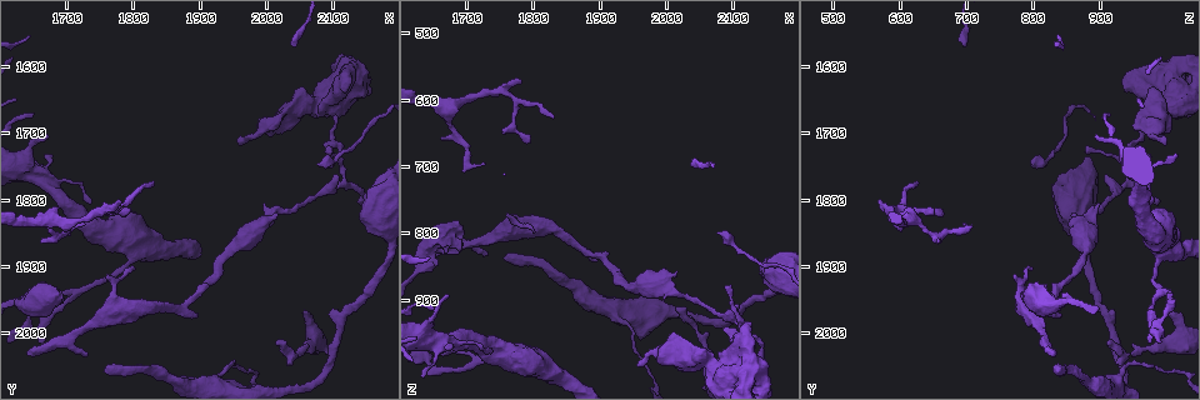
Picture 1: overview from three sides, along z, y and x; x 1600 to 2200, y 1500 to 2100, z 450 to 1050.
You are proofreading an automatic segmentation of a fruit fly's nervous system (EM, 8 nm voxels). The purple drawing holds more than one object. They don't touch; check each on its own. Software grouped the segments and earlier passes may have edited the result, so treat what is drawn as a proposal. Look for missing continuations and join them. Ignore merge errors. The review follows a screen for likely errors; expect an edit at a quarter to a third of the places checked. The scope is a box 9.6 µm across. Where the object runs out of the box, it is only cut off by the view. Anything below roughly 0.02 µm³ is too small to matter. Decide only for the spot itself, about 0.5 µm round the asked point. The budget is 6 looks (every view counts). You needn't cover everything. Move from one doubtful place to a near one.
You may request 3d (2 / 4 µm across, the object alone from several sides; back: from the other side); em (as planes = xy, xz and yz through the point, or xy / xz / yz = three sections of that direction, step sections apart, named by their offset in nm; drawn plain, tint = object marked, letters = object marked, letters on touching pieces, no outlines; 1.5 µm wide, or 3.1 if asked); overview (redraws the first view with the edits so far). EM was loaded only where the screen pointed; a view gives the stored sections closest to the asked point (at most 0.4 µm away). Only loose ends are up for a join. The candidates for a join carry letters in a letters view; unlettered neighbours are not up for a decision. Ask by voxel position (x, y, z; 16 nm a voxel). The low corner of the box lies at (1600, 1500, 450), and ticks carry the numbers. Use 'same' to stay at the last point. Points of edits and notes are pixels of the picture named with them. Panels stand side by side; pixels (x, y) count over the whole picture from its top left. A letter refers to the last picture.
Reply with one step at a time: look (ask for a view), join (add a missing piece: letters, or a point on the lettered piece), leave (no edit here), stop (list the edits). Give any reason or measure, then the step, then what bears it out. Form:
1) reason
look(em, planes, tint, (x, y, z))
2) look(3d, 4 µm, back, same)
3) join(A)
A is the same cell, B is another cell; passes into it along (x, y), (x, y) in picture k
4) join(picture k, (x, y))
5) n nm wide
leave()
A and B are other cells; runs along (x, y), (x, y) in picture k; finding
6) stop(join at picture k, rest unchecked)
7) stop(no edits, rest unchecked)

tapers out
look(em, xy, step 4, tint, (1890, 1970, 840))

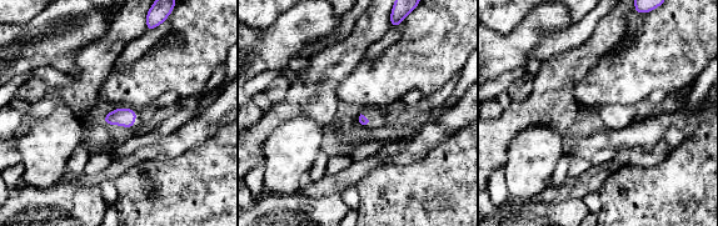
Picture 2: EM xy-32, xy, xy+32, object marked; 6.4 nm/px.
look(em, planes, letters, same)

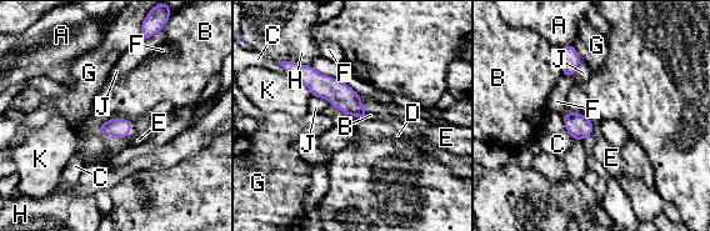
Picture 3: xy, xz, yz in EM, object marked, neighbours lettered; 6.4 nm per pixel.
join(D)
D is the same cell, A, B, C, E, F, G, H, J and K are other cells; passes into it along (341, 96), (360, 117), (374, 129) in picture 3; it goes on there

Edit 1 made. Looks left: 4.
look(em, planes, tint, (1830, 1775, 625))

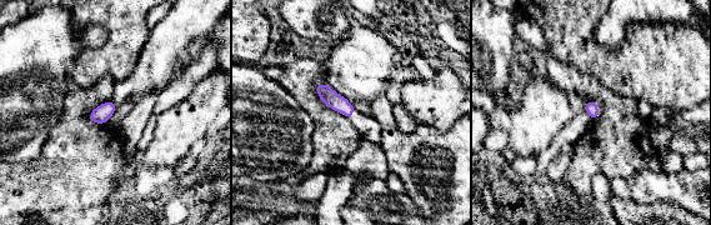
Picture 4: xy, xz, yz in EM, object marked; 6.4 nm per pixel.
look(em, planes, letters, same)

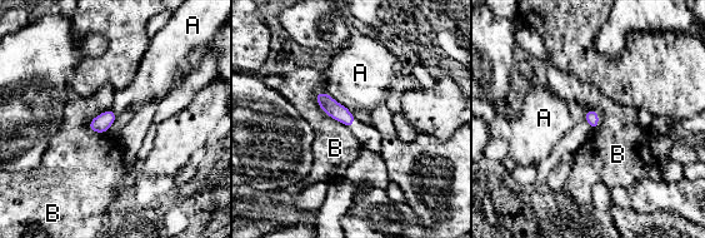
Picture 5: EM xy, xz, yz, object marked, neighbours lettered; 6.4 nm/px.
leave()
A and B are other cells; border along (318, 92), (318, 104), (348, 128) in picture 5; none of them fits

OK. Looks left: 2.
an open end
look(3d, 2 µm, (1640, 2030, 830))

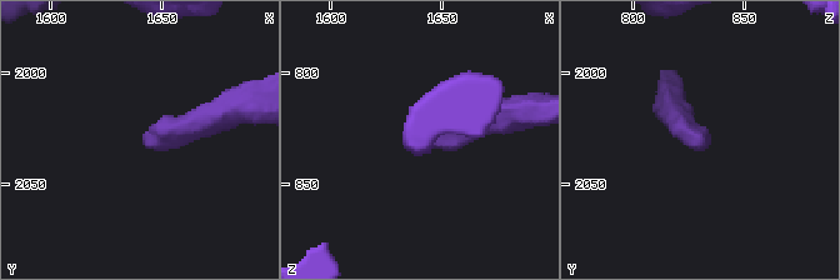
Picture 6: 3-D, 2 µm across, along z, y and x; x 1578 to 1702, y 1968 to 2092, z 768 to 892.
shape alone is not enough
look(em, planes, letters, (1641, 2029, 829))

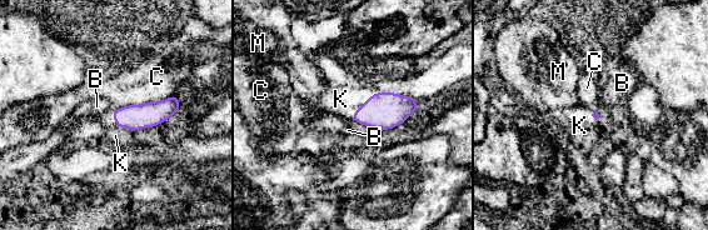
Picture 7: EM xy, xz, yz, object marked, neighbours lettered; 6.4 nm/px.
C touches over 400 nm
join(K)
K is the same cell, B, C and M are other cells; passes into it along (383, 110), (397, 94), (397, 83) in picture 7; it goes on there

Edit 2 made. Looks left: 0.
stop(join at picture 3, join at picture 7, rest unchecked)

